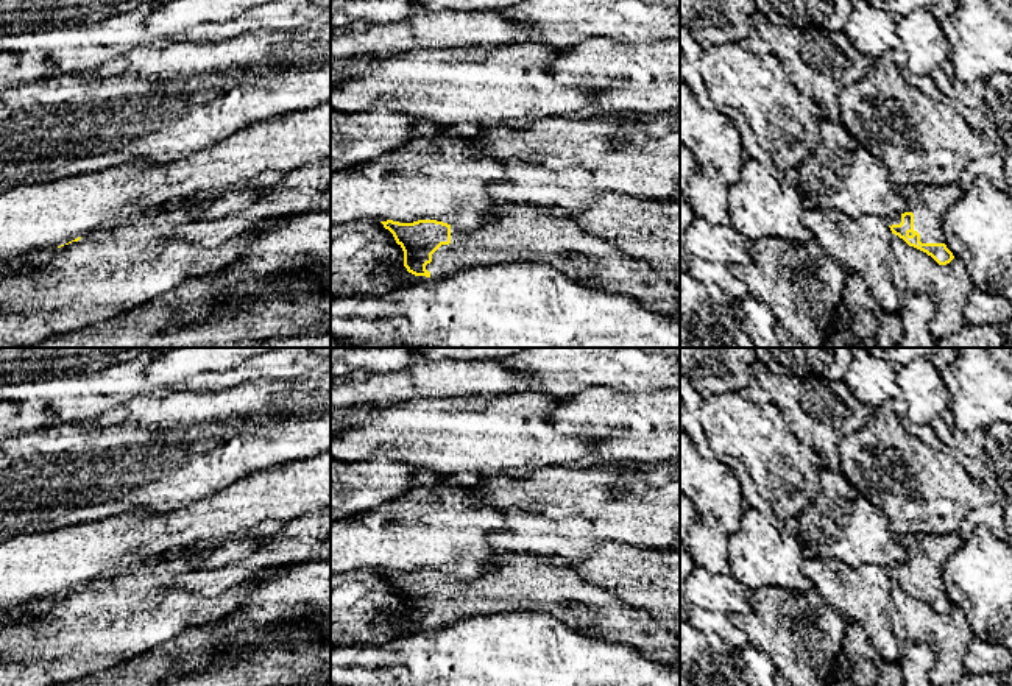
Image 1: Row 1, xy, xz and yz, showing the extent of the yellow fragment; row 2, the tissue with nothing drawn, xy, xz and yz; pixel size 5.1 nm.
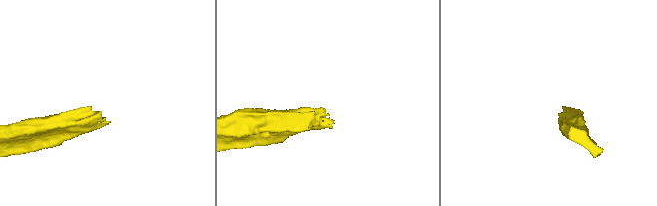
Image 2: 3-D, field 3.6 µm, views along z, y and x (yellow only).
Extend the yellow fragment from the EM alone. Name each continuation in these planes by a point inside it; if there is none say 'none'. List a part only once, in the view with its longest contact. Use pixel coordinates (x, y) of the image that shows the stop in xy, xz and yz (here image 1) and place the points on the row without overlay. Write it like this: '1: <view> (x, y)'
1: yz (928, 552)

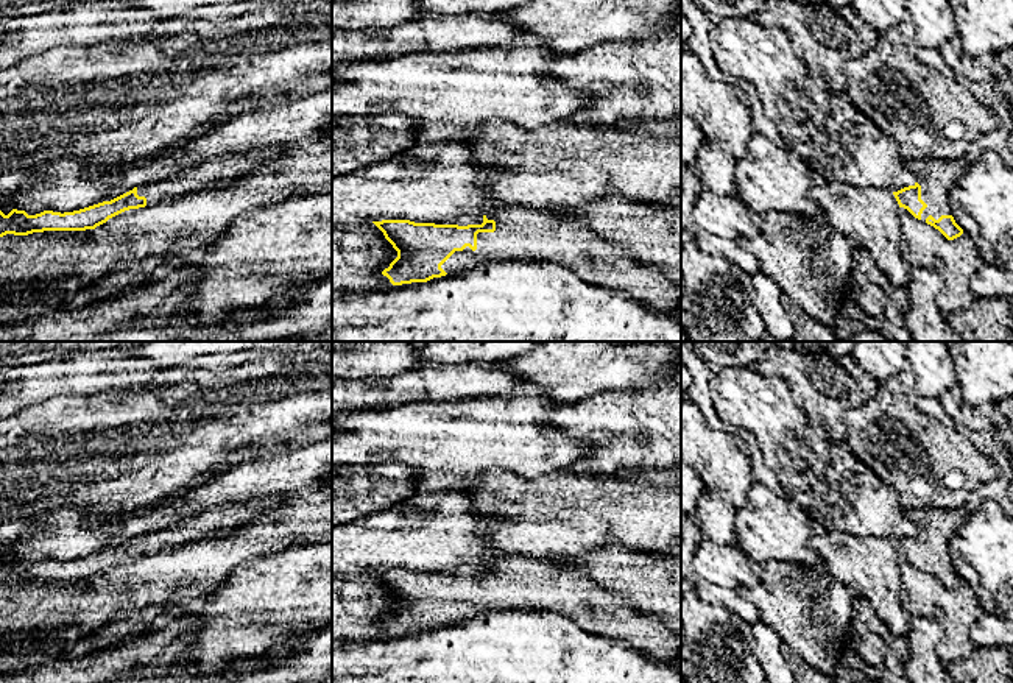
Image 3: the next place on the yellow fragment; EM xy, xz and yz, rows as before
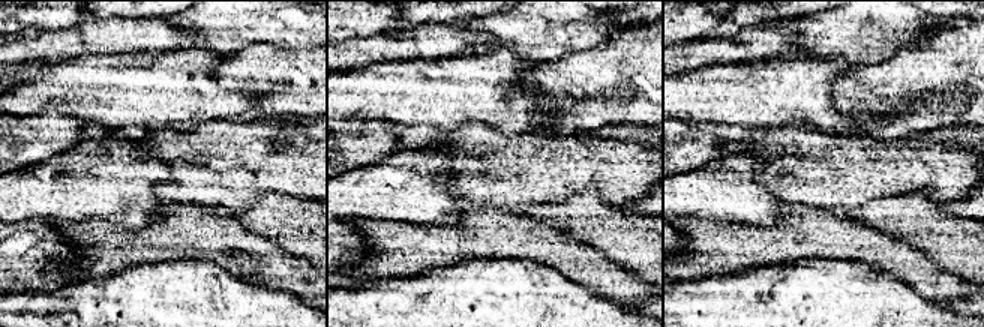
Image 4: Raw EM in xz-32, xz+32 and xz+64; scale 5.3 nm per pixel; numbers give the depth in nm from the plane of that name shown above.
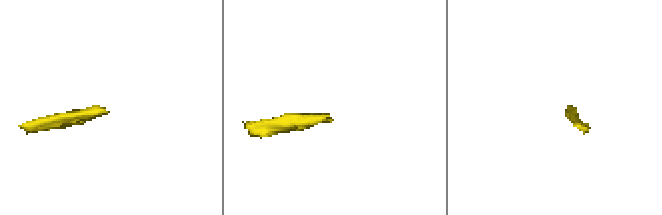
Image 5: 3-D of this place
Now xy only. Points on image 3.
1: xy (218, 521)

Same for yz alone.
1: yz (935, 526)

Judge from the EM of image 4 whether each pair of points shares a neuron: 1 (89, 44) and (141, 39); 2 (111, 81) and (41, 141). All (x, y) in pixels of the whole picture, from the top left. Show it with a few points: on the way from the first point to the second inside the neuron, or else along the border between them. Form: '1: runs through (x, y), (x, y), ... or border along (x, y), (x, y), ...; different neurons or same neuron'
1: runs through (102, 39), (128, 39); same neuron
2: border along (33, 116), (62, 113), (77, 116), (89, 123); different neurons

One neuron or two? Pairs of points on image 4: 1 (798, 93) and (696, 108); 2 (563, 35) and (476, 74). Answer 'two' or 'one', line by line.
1: one
2: two

